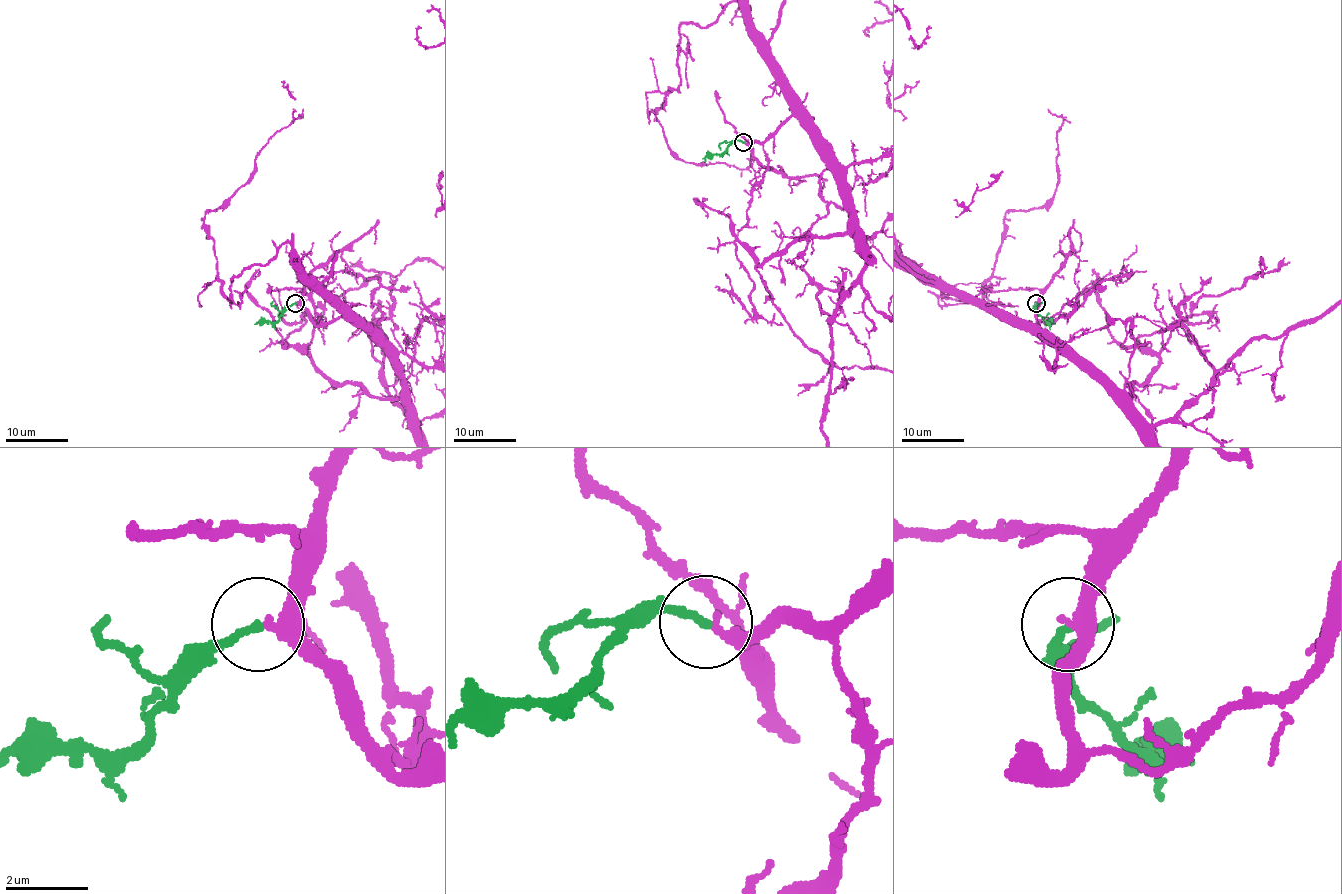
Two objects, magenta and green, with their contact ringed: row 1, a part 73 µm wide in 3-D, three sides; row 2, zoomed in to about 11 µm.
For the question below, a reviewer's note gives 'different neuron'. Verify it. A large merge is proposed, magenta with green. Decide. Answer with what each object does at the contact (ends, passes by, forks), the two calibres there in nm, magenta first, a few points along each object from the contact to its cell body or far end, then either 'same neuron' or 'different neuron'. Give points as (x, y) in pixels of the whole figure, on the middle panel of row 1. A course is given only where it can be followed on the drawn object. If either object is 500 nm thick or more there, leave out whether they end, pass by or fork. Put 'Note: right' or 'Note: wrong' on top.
Note: wrong
magenta passes by | green ends | 280/200 nm | magenta via (744, 142), (766, 141), (794, 116), (824, 150) | green via (743, 142), (735, 141), (722, 152), (708, 153), (702, 158) | same neuron

